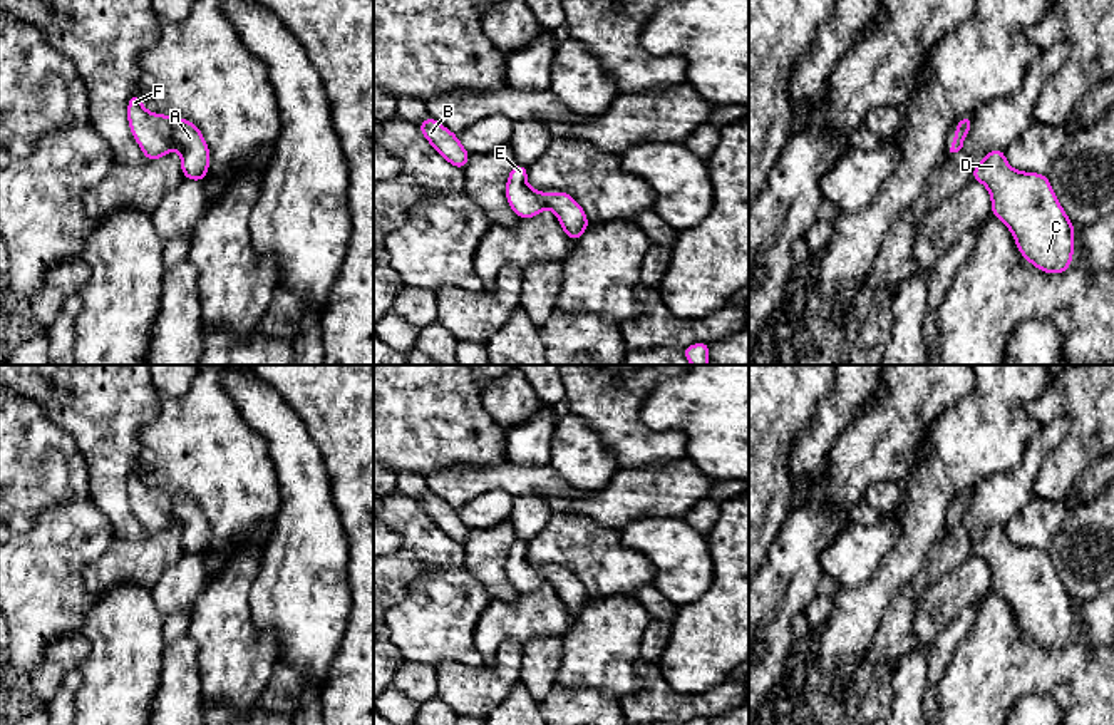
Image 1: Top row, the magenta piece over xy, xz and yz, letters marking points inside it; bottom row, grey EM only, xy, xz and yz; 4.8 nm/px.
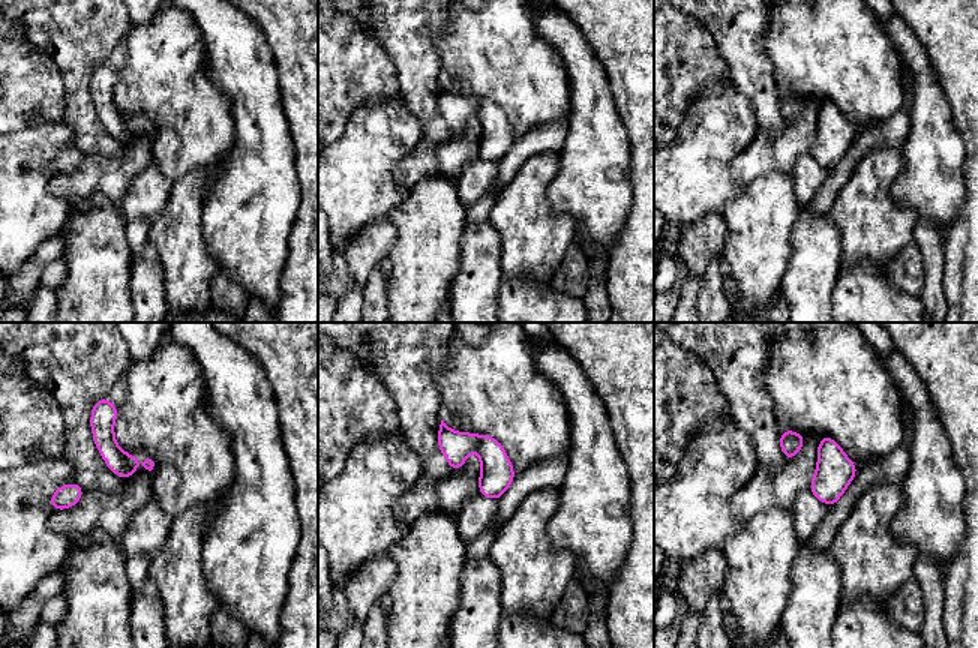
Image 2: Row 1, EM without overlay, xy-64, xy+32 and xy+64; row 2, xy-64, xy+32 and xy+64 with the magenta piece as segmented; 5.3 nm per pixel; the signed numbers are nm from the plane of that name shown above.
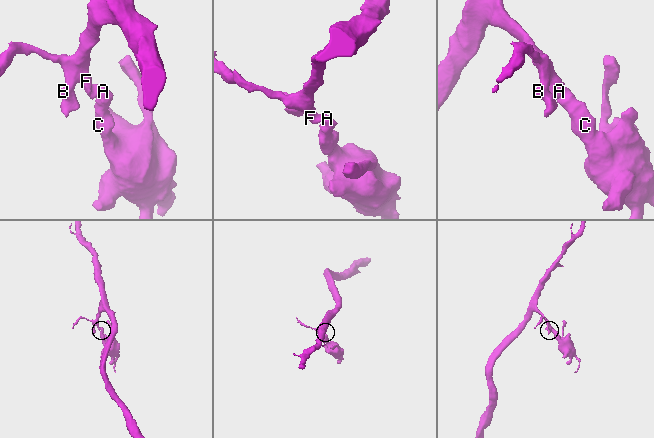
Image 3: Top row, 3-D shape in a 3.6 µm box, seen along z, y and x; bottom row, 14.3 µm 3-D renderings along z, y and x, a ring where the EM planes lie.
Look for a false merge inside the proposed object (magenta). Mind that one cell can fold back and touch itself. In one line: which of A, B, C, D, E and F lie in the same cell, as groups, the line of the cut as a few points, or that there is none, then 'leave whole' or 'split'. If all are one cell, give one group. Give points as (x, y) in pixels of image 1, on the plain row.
A B C D E F; no cut; leave whole

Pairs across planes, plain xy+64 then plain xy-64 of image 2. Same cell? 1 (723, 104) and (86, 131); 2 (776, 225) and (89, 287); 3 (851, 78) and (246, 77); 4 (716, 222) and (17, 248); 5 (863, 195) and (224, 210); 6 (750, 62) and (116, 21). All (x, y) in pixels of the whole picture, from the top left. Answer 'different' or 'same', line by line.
1: different
2: same
3: different
4: different
5: different
6: same

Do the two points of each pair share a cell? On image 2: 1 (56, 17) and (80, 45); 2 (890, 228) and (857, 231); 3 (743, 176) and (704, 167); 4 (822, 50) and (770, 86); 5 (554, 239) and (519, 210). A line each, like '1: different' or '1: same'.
1: same
2: same
3: different
4: different
5: same

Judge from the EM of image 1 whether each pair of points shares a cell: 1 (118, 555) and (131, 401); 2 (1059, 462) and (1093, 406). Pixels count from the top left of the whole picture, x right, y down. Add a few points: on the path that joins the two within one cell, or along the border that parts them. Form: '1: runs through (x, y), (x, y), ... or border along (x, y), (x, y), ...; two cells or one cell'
1: border along (148, 536), (134, 543), (116, 539); two cells
2: runs through (1072, 449), (1093, 429), (1093, 419); one cell

